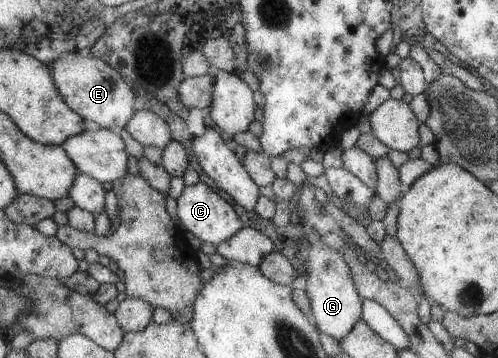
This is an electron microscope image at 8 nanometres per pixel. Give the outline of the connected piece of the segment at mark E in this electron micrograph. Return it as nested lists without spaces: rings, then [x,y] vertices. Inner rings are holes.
[[[68,52],[57,57],[47,67],[65,104],[86,124],[117,131],[125,128],[127,121],[133,117],[134,88],[127,85],[126,80],[103,61],[93,59],[89,53],[81,55]]]

